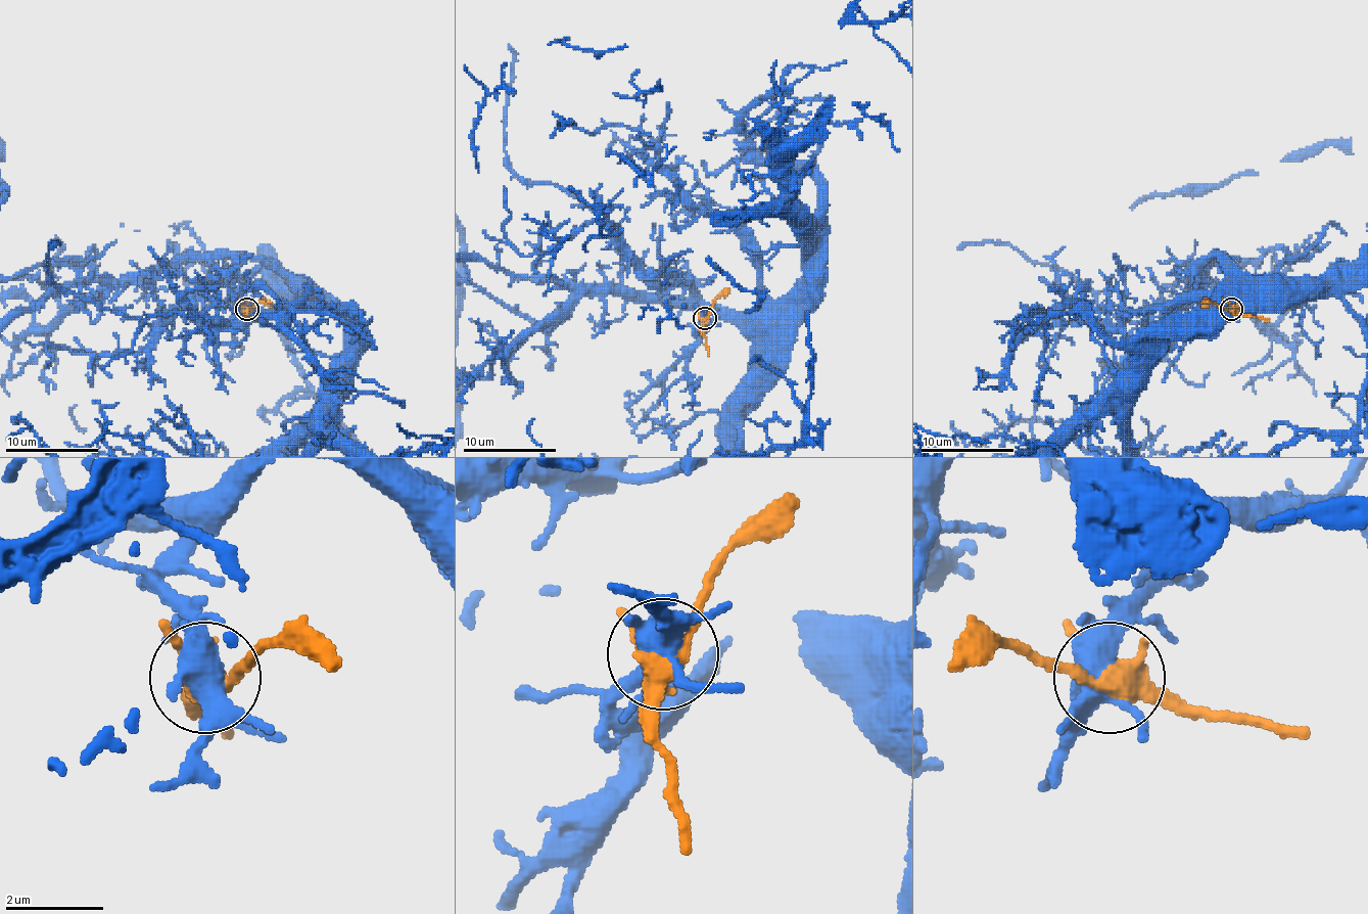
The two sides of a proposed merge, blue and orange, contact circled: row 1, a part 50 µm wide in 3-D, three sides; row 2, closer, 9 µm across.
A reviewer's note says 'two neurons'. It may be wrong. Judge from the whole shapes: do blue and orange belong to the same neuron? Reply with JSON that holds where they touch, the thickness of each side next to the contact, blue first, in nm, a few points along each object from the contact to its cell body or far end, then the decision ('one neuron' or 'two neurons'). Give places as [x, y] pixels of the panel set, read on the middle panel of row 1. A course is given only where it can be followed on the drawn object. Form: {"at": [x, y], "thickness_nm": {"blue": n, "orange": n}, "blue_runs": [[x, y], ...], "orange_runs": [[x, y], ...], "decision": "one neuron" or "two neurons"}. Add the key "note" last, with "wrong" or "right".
{"at": [704, 318], "thickness_nm": {"blue": 420, "orange": 380}, "blue_runs": [[704, 319], [704, 330], [720, 316], [726, 316], [752, 341], [755, 365], [764, 374], [761, 376]], "orange_runs": [[704, 319], [717, 298], [729, 288]], "decision": "one neuron", "note": "wrong"}

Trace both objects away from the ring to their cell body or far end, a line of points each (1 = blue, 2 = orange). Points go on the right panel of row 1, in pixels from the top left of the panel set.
1: (1232, 310), (1232, 295), (1243, 279), (1229, 263), (1255, 277), (1278, 277), (1289, 293)
2: (1232, 310), (1211, 303), (1201, 307)

